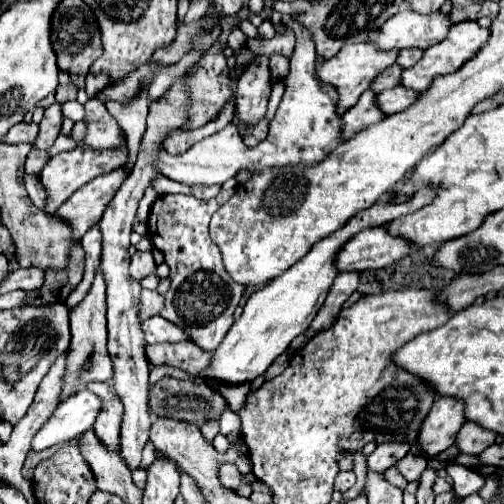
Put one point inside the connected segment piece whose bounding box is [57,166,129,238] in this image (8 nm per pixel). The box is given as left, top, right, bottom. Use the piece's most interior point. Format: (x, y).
(85, 208)

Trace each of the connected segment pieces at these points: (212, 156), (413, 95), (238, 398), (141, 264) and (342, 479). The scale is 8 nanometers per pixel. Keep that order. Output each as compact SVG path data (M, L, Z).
M295 32L295 36L297 36L297 46L295 46L295 52L291 56L291 70L283 78L285 94L283 94L283 100L277 108L277 114L269 126L269 136L265 140L261 140L255 148L249 148L243 142L241 134L235 130L235 124L231 122L231 124L227 124L227 128L217 132L215 136L201 140L199 144L193 144L193 148L187 150L185 154L169 156L163 150L163 156L159 156L159 172L163 176L177 180L177 182L183 182L183 184L191 184L191 186L195 186L195 184L223 184L229 178L235 178L237 172L241 172L241 170L249 170L251 174L255 174L255 172L261 172L265 168L281 168L287 164L315 166L315 164L323 162L339 144L345 142L341 136L343 122L341 122L341 116L337 114L339 94L337 94L335 86L325 84L317 78L317 74L315 74L315 46L311 44L311 40L307 40L307 36L299 36L299 32Z
M399 86L399 88L391 88L387 92L381 92L377 96L377 104L381 110L385 110L385 114L395 114L395 112L403 112L411 104L415 104L419 100L419 96L421 96L421 92Z
M219 382L219 390L217 390L217 392L221 392L221 394L225 396L225 400L229 402L229 408L231 408L233 412L239 412L239 404L243 404L245 394L247 394L249 390L251 390L251 388L249 388L249 382L243 382L243 384Z
M135 252L131 256L131 276L141 282L145 276L153 274L155 272L155 262L153 262L153 256L151 252Z
M339 472L333 488L345 492L345 490L349 490L353 484L355 484L355 474L353 474L353 472Z

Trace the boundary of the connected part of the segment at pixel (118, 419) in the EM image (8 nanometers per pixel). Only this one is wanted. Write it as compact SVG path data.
M103 382L99 384L87 384L87 388L91 388L91 392L103 396L103 400L107 400L107 404L103 404L103 412L99 414L99 420L95 420L95 434L99 436L99 440L103 442L103 446L109 452L121 454L121 422L123 422L123 404L119 398L111 396L107 392L107 386Z

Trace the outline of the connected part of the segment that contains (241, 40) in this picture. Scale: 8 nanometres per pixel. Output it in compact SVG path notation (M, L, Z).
M233 28L233 32L229 34L229 40L227 40L227 46L229 46L229 48L233 48L233 50L237 52L239 48L243 48L243 46L245 46L245 42L247 42L247 36L241 32L241 28Z

